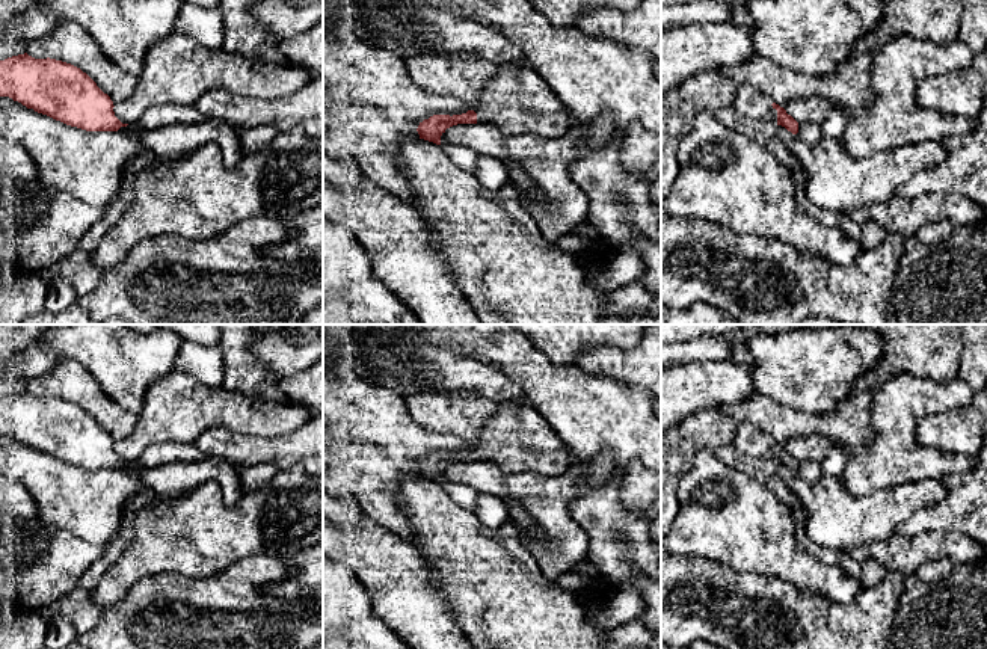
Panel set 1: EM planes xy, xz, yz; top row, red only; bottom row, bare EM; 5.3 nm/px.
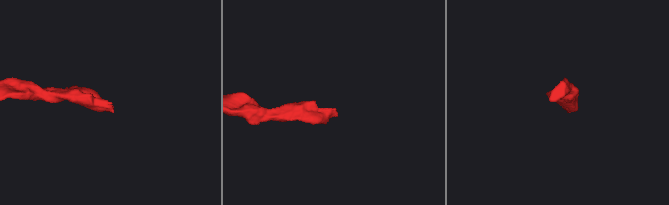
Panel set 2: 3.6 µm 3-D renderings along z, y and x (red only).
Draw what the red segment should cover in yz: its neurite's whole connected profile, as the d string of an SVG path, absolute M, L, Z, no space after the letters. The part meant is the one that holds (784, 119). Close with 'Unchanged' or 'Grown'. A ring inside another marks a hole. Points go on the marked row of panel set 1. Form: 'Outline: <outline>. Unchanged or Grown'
Outline: M752 83L738 86L733 106L750 119L774 122L792 134L798 133L798 122Z. Grown

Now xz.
Outline: M512 65L498 66L497 75L483 86L477 103L466 113L433 115L420 122L417 131L420 139L441 145L441 136L445 130L457 124L494 124L509 134L536 133L549 139L561 137L572 130L567 107L543 78L528 66L518 71Z. Grown

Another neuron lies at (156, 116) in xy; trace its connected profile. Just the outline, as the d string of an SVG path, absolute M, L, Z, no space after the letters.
M160 104L151 106L139 121L121 127L118 131L122 134L140 139L140 134L149 130L161 128L171 124L193 124L202 122L207 118L201 115L193 104Z

